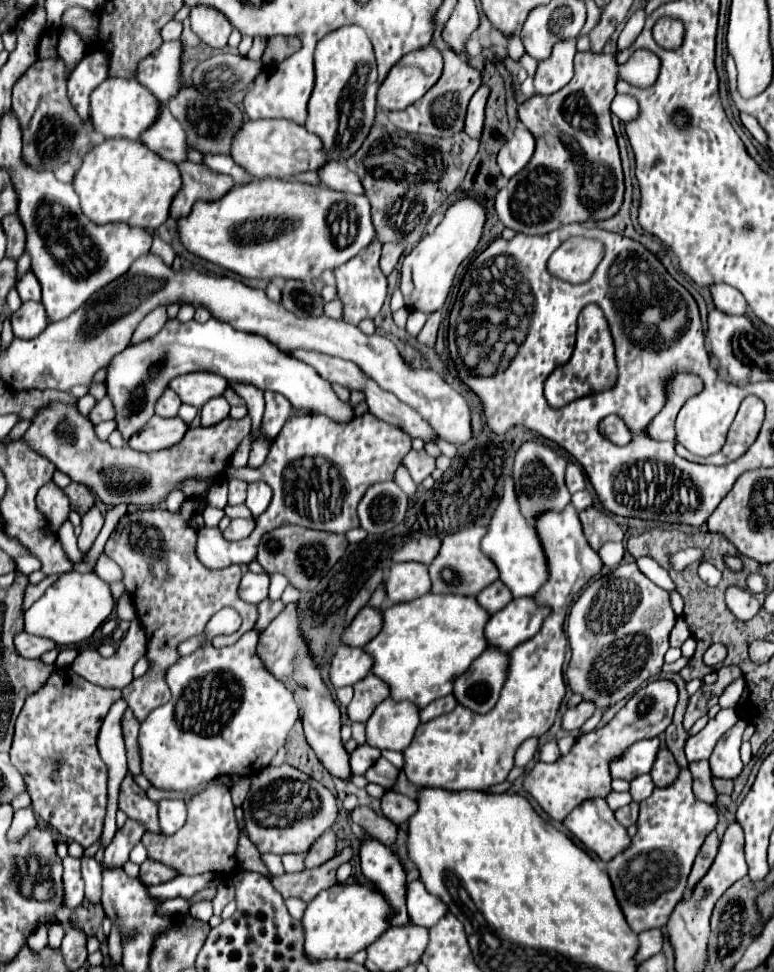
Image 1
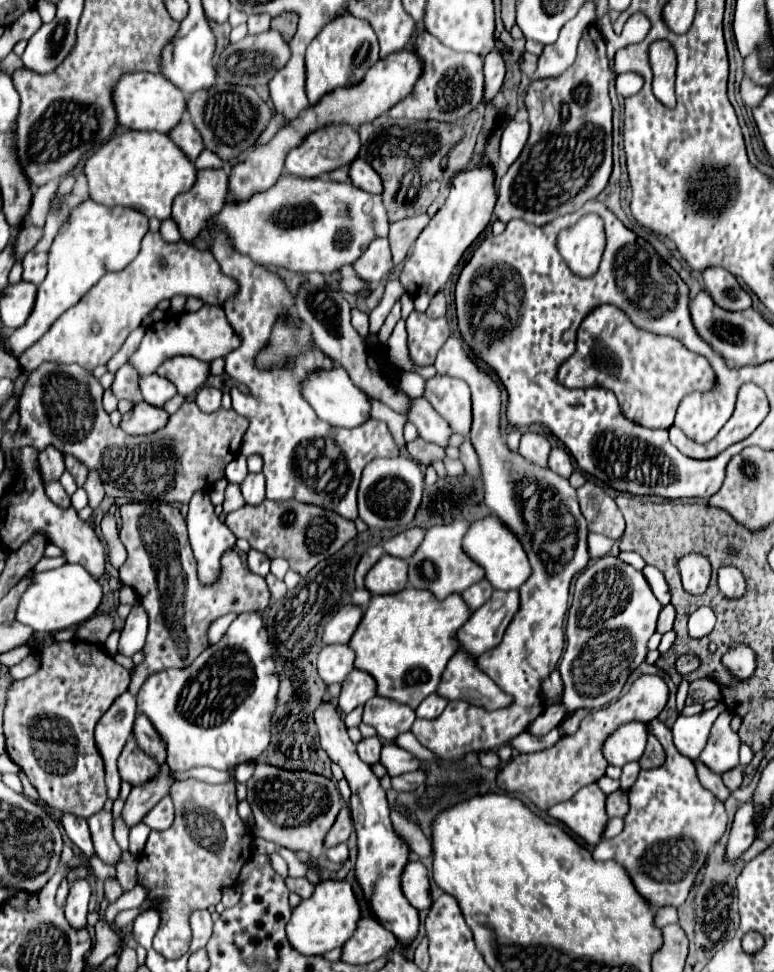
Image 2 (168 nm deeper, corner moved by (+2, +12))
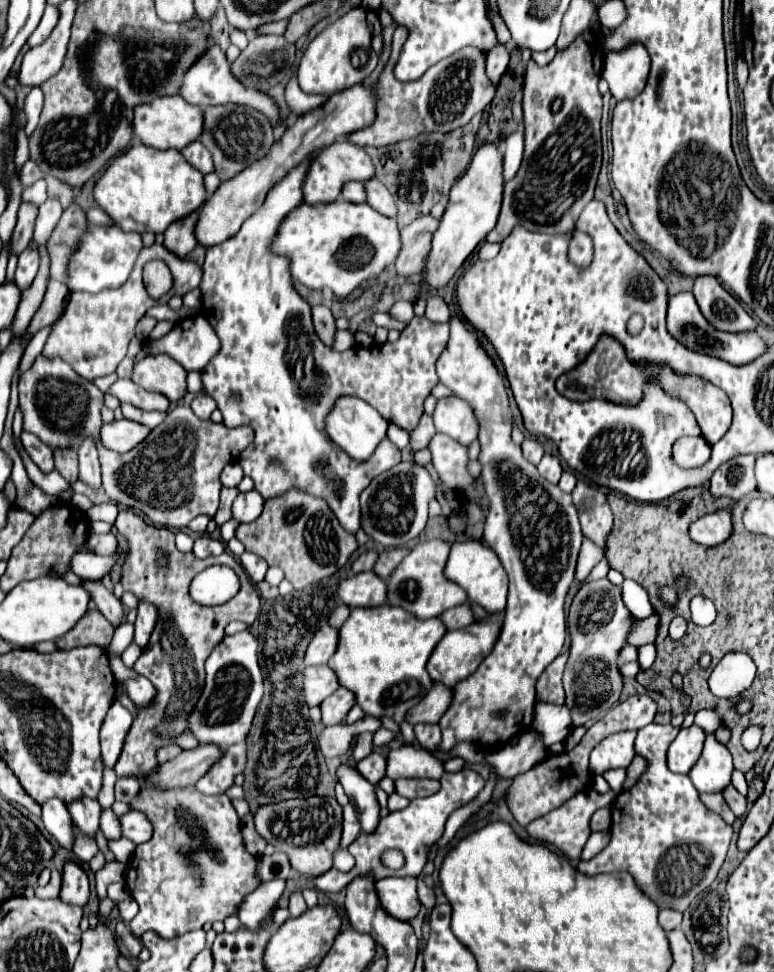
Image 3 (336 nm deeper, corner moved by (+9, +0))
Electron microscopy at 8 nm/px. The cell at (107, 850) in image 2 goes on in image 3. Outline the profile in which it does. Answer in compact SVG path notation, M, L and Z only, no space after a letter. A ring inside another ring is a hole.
M80 798L80 800L72 800L68 806L68 812L72 816L72 820L76 822L76 826L90 834L90 836L96 836L96 830L100 828L100 804L98 800L92 800L92 798Z

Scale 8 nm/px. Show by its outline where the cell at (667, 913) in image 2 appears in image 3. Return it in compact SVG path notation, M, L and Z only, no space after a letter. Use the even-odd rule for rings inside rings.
M660 910L660 926L666 930L666 932L670 932L674 926L680 926L682 924L682 912L678 912L678 910Z

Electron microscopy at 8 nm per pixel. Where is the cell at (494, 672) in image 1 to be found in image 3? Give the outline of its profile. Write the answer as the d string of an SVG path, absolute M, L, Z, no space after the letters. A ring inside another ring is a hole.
M434 684L432 690L406 712L406 722L416 726L416 724L438 724L442 718L442 712L446 712L450 704L450 688L444 684Z

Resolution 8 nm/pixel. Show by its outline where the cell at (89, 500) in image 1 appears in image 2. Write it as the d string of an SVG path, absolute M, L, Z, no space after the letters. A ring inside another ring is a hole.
M67 456L67 458L65 458L65 466L67 466L67 470L73 474L73 478L75 478L77 486L83 486L83 484L85 484L85 480L87 480L89 470L87 470L87 468L85 468L81 462L73 460L71 456Z

